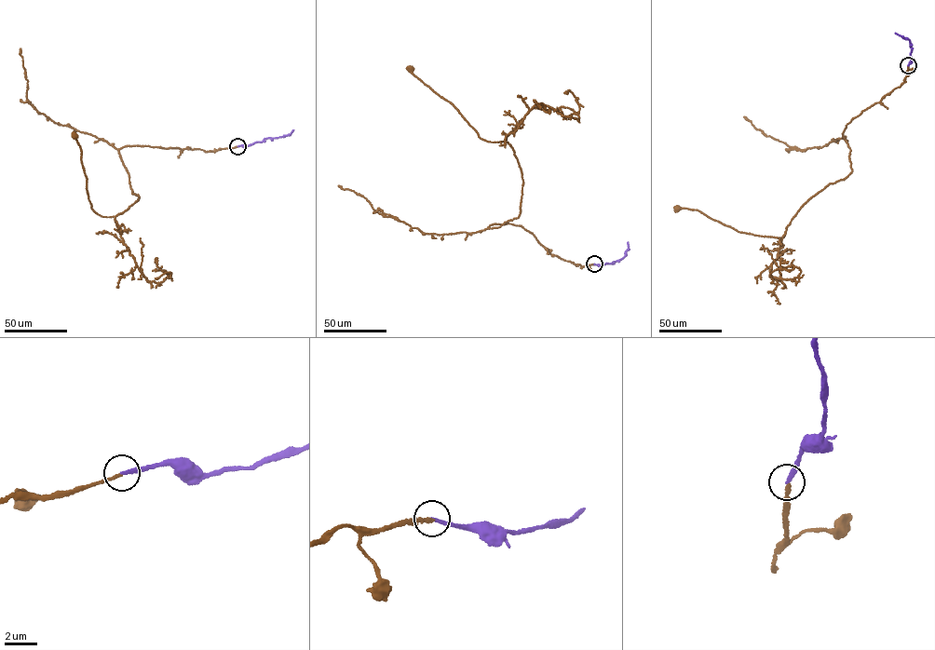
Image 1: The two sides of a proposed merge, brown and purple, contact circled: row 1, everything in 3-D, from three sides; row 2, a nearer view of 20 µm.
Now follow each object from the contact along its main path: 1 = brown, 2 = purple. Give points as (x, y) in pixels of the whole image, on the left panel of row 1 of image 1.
1: (237, 146), (213, 152), (123, 147), (119, 155), (140, 197), (107, 217), (91, 209), (74, 134)
2: (237, 146), (283, 136), (293, 129)

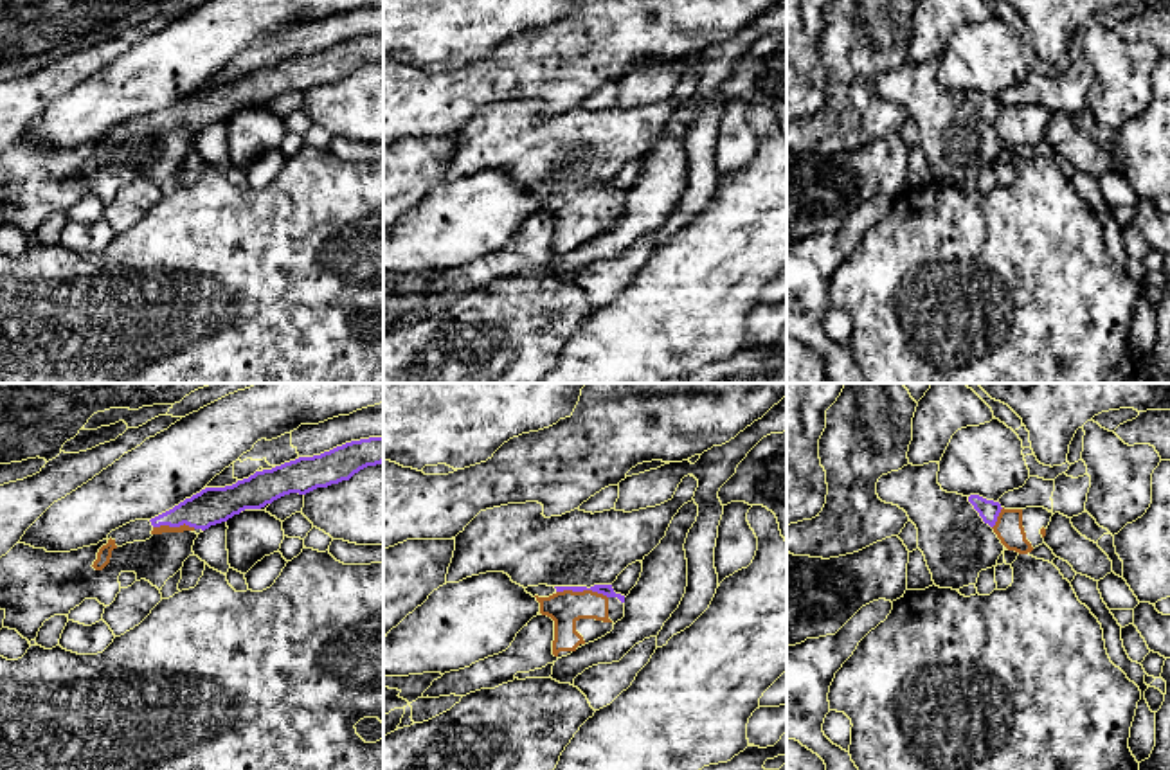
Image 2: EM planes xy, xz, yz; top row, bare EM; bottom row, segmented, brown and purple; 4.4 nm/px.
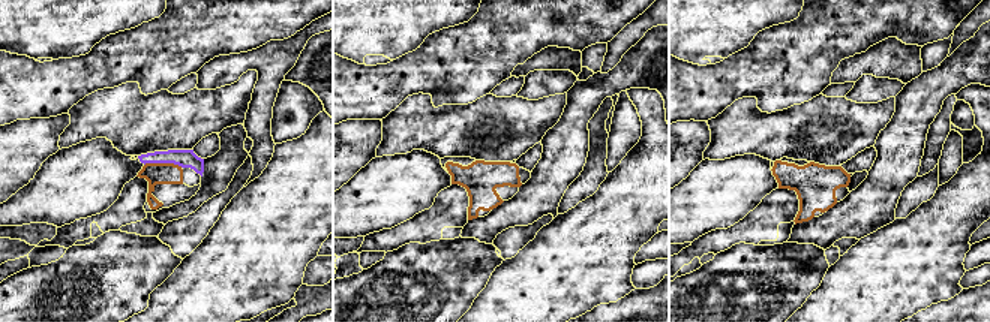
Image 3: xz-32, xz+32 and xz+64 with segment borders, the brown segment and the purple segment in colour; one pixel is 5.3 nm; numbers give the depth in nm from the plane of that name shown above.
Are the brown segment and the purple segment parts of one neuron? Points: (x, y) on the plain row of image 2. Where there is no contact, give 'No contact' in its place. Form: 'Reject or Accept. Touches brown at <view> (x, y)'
Accept. Touches brown at xz (584, 188)

